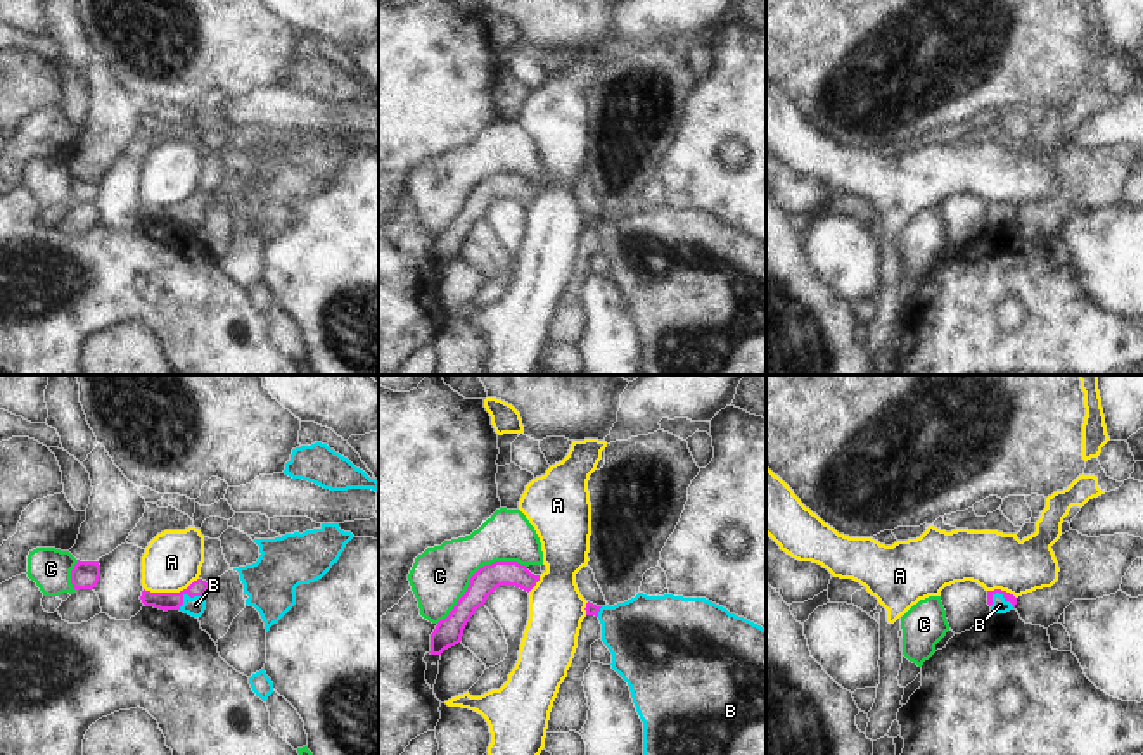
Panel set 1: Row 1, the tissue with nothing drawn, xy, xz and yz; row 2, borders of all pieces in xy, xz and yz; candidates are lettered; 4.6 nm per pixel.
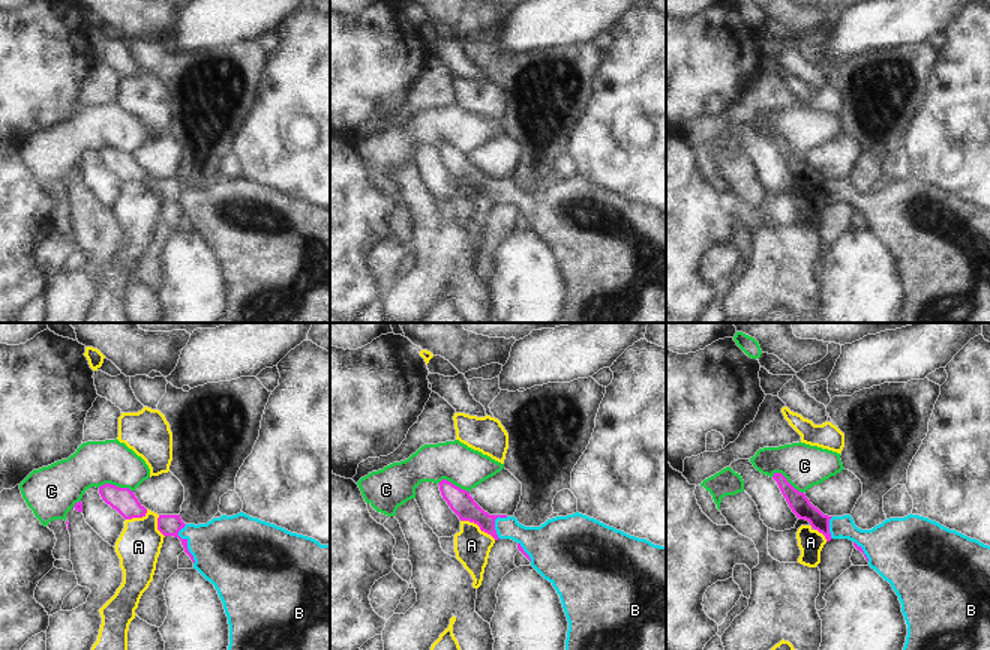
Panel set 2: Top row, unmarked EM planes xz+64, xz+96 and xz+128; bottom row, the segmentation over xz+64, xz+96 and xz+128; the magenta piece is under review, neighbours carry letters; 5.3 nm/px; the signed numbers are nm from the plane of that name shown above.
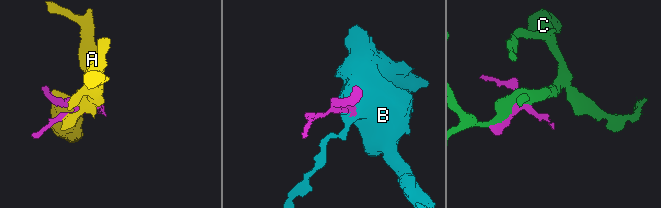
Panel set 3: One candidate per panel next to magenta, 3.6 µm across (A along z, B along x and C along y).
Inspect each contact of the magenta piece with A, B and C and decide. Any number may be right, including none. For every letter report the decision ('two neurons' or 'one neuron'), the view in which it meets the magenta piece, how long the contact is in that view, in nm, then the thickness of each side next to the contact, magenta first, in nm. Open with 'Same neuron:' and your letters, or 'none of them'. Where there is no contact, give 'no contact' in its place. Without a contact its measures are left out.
Same neuron: B
A: two neurons; meets magenta in xy; contact 260 nm long; 80 nm thick on the magenta side, 280 nm on the other
B: one neuron; meets magenta in yz; contact 130 nm long; 40 nm thick on the magenta side, 70 nm on the other
C: two neurons; meets magenta in xz; contact 500 nm long; 120 nm thick on the magenta side, 280 nm on the other

